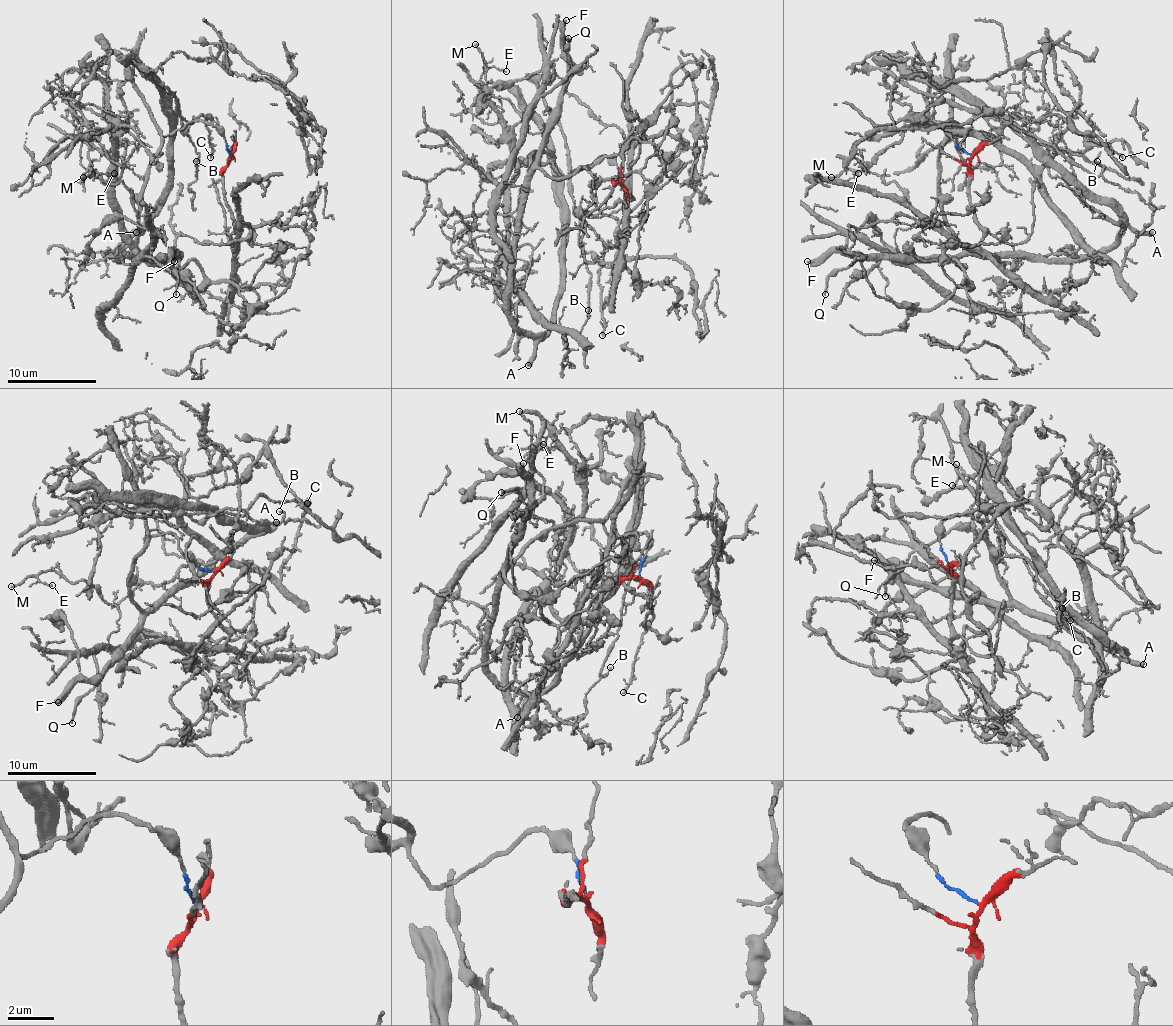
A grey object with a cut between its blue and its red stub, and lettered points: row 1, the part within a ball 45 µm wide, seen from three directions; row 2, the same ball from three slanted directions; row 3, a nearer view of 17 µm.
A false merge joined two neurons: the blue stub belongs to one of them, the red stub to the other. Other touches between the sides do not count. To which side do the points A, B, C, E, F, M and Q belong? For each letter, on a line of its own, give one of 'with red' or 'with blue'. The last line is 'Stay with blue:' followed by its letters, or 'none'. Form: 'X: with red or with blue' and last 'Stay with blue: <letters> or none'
A: with blue
B: with blue
C: with blue
E: with blue
F: with blue
M: with blue
Q: with blue
Stay with blue: A, B, C, E, F, M, Q

